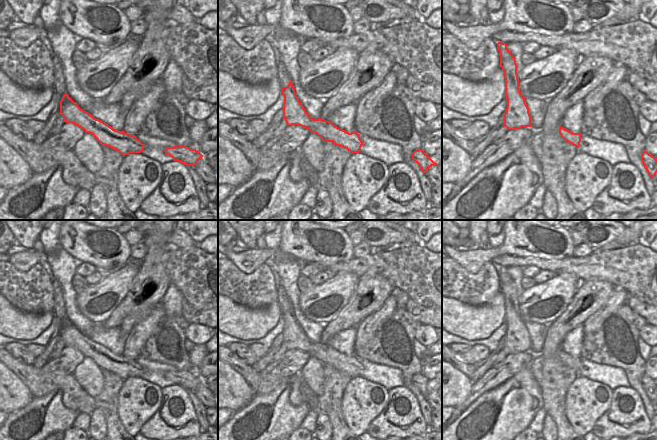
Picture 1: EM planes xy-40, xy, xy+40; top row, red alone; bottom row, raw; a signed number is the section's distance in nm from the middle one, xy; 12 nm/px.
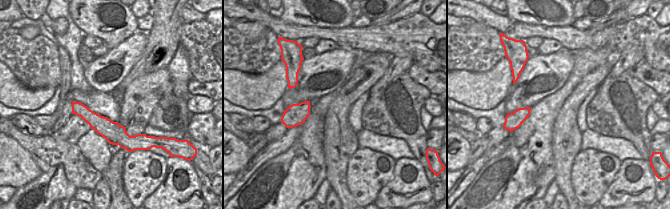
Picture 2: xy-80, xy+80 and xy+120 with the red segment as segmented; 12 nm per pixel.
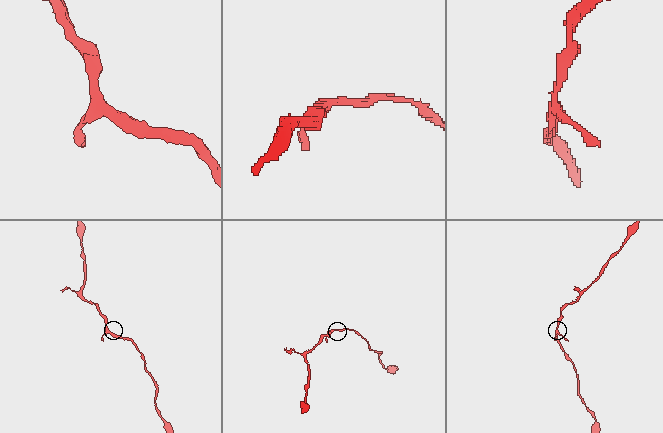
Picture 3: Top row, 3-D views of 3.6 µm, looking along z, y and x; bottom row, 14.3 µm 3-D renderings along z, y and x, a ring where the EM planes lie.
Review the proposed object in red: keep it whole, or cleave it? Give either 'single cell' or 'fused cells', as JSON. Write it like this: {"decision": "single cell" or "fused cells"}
{"decision": "single cell"}

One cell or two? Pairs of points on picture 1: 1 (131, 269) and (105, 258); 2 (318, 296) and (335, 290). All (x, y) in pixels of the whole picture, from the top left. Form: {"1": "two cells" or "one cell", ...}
{"1": "two cells", "2": "one cell"}

